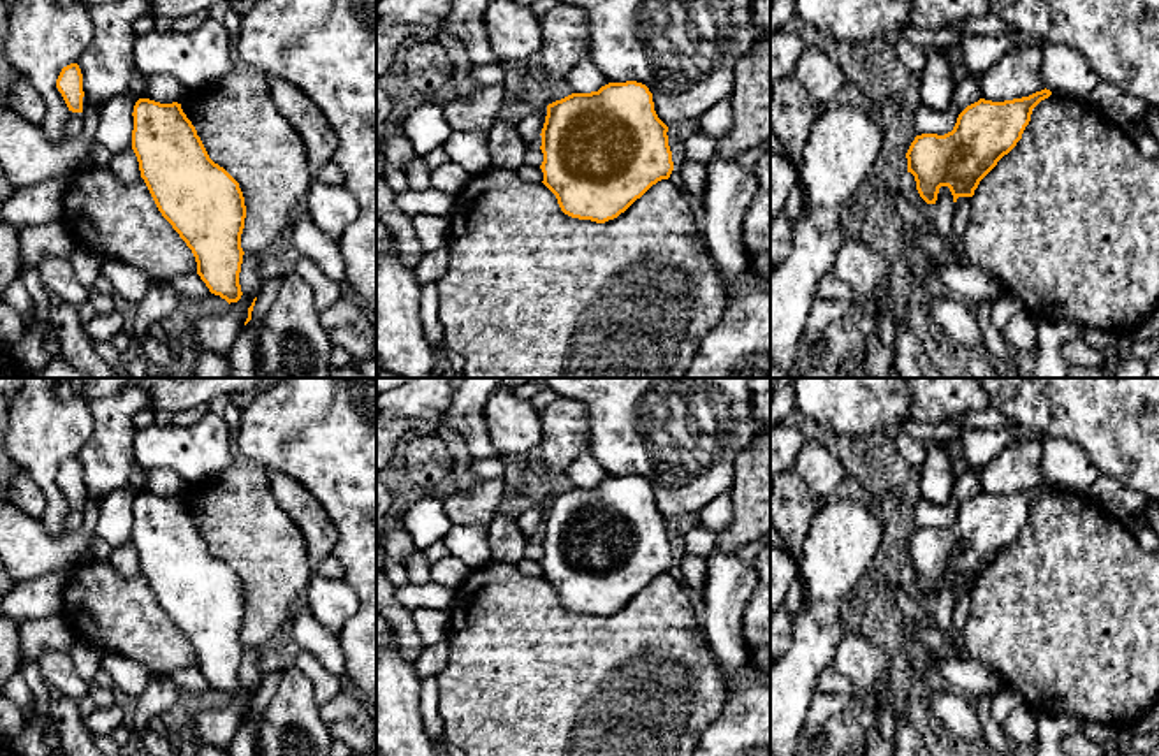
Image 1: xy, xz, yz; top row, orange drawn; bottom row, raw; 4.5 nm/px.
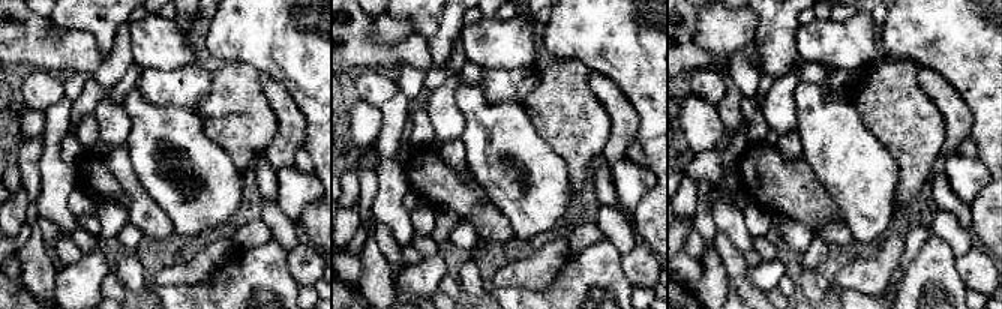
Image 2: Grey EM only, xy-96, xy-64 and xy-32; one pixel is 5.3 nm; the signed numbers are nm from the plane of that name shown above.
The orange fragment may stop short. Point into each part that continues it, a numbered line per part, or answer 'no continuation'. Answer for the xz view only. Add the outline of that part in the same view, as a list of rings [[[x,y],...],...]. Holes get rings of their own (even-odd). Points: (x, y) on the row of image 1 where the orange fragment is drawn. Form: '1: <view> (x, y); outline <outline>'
no continuation

